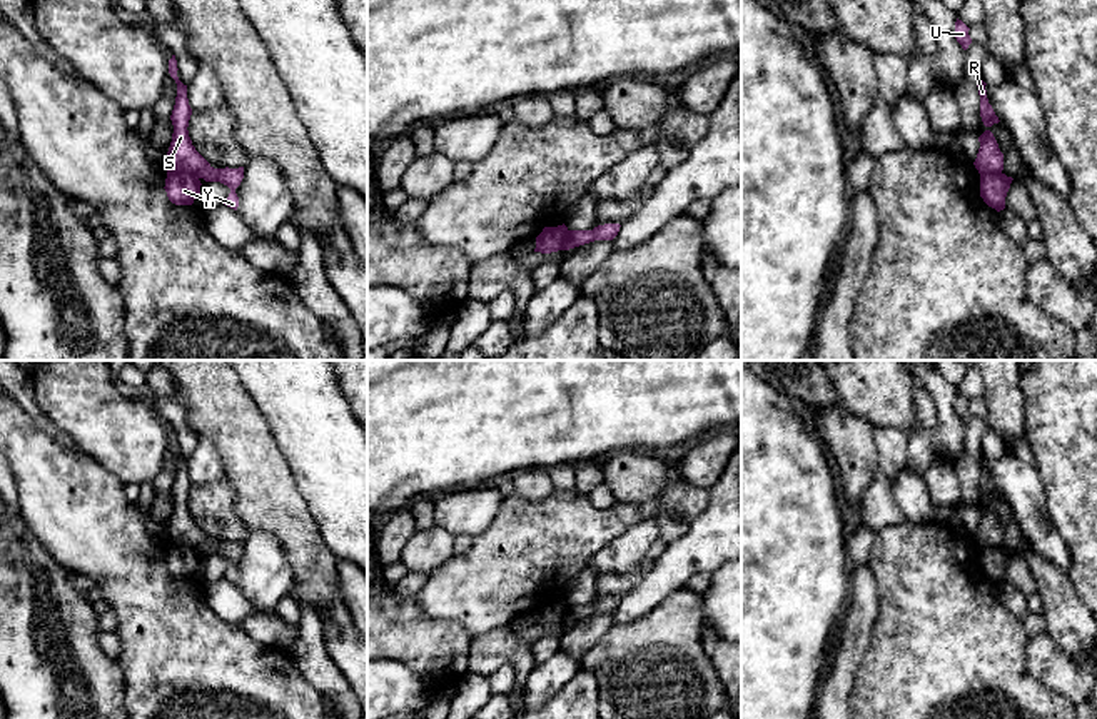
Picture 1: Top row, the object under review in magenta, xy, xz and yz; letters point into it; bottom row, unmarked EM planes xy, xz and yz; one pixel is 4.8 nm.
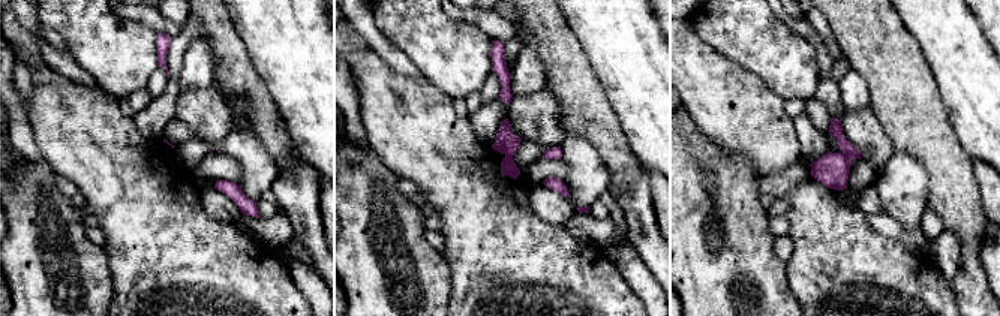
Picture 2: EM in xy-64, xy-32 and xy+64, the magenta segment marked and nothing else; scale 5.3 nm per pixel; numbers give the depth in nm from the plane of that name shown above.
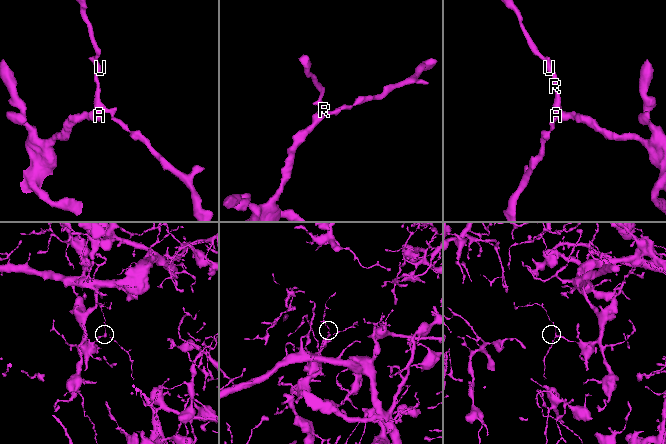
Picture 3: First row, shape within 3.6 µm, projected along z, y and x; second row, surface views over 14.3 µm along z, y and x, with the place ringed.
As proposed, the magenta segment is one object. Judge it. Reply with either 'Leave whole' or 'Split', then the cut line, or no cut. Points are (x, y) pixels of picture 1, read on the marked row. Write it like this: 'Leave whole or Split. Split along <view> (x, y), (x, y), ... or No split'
Split. Split along xy (169, 167), (199, 177)

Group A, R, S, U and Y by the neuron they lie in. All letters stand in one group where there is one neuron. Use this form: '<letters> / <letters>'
A / R S U Y

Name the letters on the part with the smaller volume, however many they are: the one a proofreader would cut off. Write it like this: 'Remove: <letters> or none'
Remove: R, S, U, Y

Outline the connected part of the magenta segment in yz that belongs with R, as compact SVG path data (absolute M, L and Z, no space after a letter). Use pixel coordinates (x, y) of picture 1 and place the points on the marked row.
M980 80L977 85L980 95L980 117L987 130L978 137L980 148L973 165L978 173L1002 173L1003 153L1000 152L993 133L988 130L993 123L998 123L1000 120L988 103L985 85L987 83L983 80Z

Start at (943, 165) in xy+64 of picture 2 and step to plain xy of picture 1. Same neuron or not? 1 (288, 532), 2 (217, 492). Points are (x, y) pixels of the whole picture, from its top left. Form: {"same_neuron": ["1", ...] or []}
{"same_neuron": ["1"]}

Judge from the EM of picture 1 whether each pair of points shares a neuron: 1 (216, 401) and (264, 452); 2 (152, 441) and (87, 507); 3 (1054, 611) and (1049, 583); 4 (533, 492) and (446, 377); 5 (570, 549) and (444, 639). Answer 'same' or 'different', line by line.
1: same
2: different
3: same
4: different
5: different

